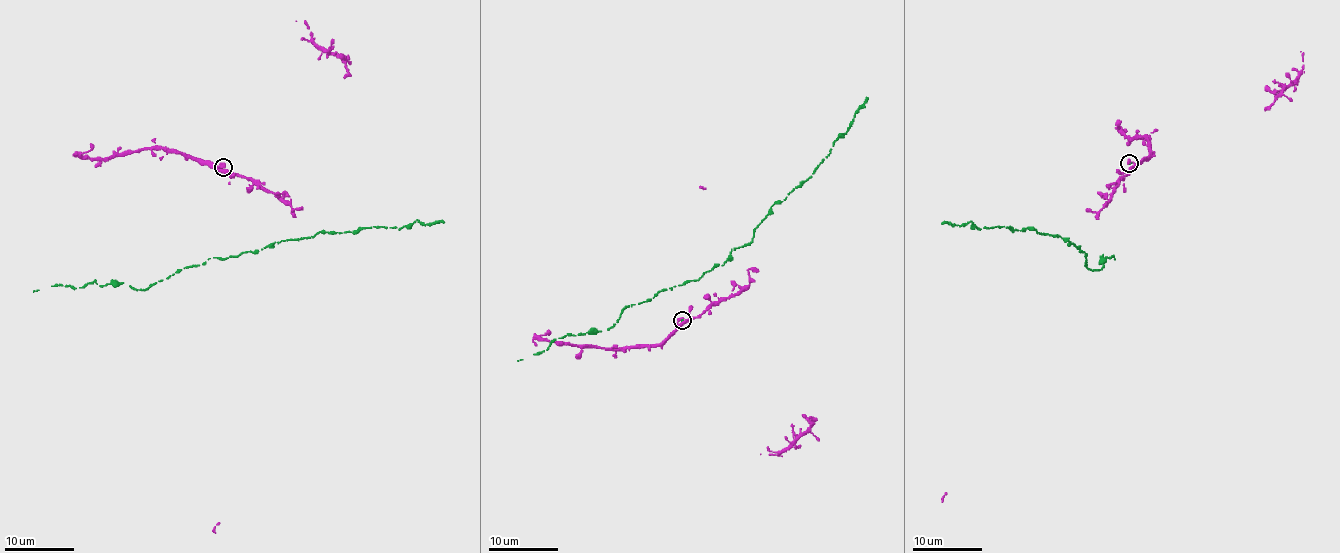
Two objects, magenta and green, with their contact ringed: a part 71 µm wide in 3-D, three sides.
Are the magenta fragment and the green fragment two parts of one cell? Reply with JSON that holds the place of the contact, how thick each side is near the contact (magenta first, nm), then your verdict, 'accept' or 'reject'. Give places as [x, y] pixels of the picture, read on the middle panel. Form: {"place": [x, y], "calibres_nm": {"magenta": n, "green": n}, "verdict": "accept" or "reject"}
{"place": [682, 320], "calibres_nm": {"magenta": 440, "green": 130}, "verdict": "accept"}

